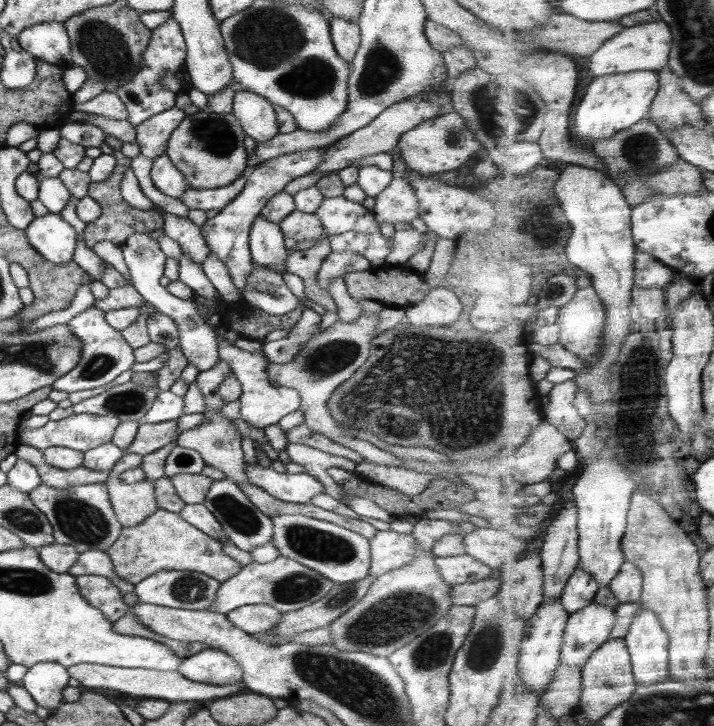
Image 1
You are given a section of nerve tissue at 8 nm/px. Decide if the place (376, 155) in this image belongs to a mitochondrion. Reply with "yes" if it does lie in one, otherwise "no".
no

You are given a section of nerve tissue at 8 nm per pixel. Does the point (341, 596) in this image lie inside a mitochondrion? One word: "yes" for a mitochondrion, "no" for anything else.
yes

